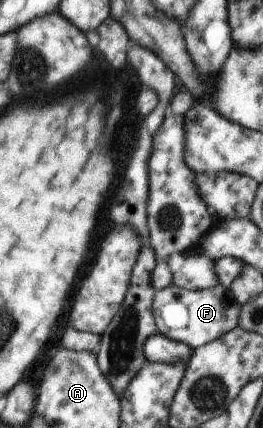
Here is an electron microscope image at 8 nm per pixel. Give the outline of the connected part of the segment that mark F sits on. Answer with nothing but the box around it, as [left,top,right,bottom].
[152,284,241,350]

